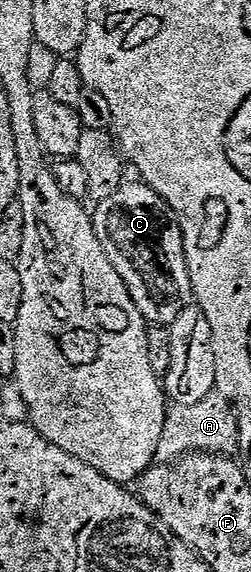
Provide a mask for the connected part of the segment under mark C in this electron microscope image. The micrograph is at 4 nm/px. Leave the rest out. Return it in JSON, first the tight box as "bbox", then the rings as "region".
{"bbox":[91,179,193,326],"region":[[[137,179],[130,185],[118,185],[98,201],[101,202],[97,210],[92,210],[91,216],[95,235],[107,259],[111,259],[111,267],[119,271],[119,279],[123,279],[146,322],[172,326],[178,315],[190,308],[193,297],[181,222],[155,190]]]}

